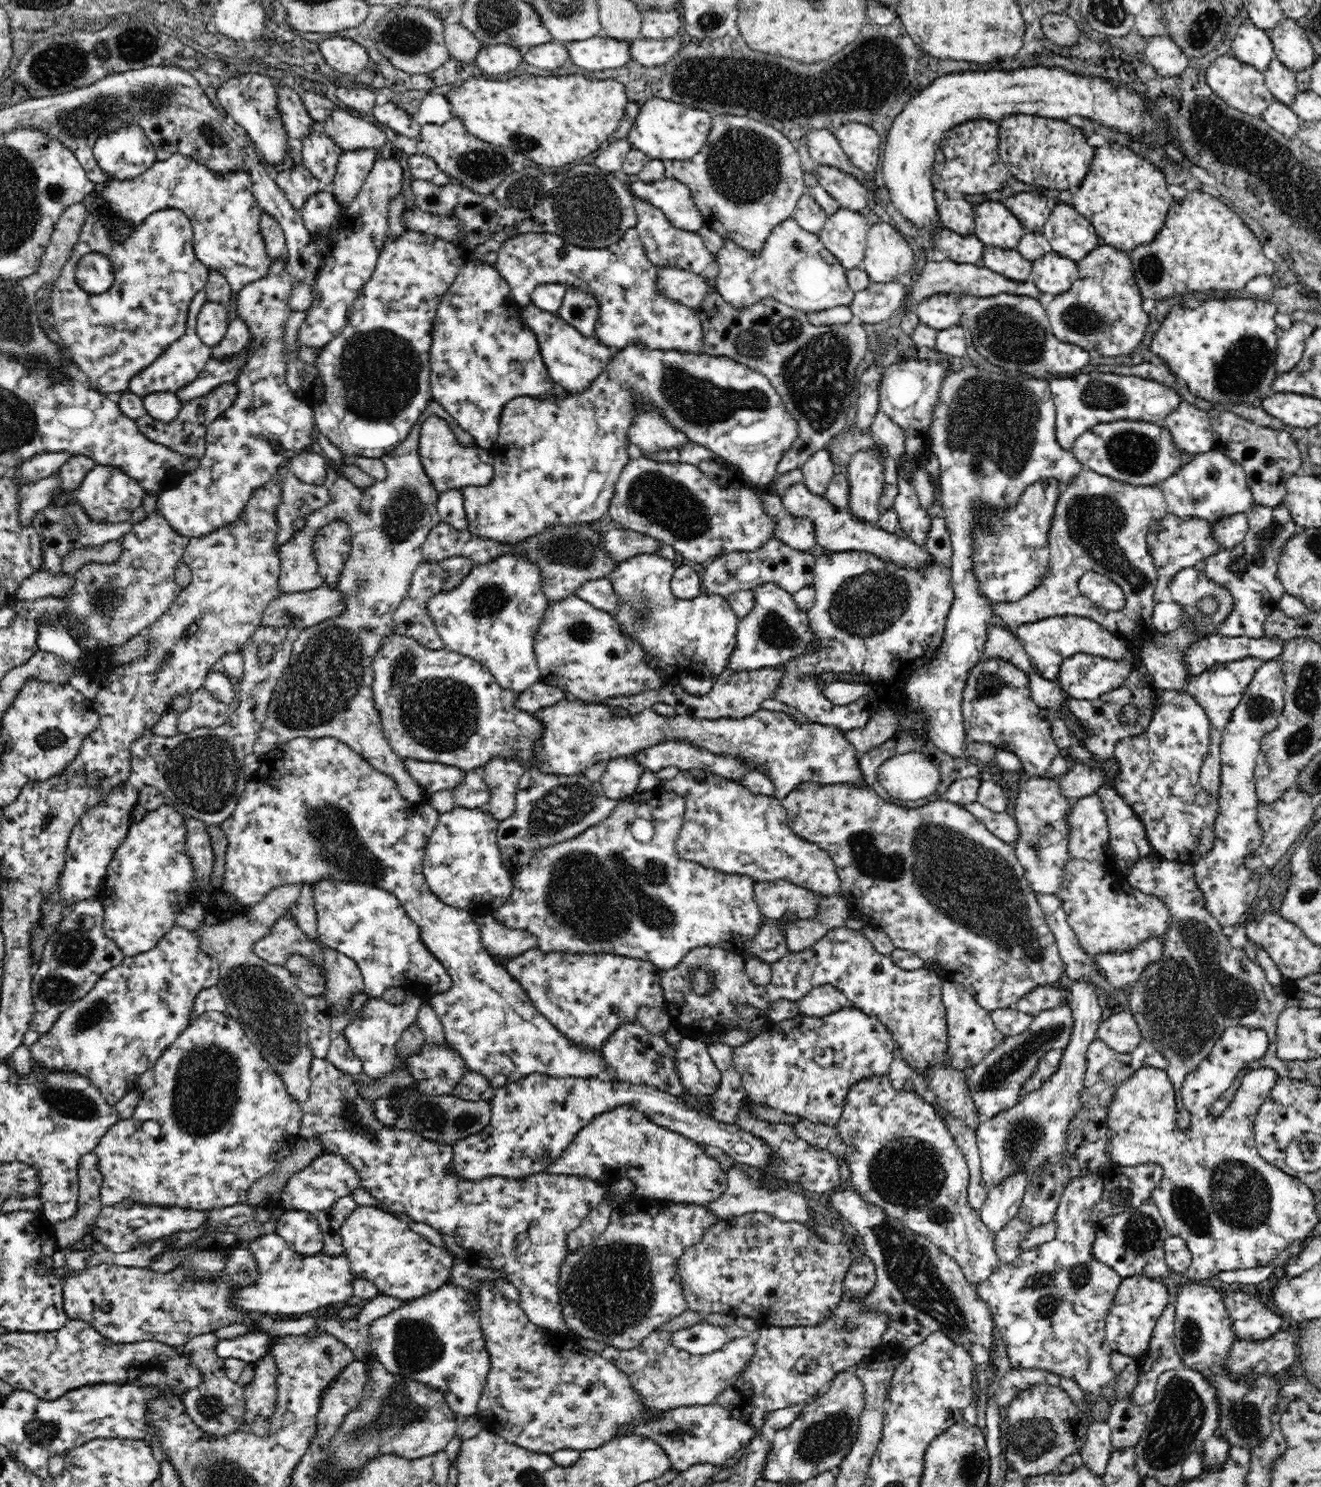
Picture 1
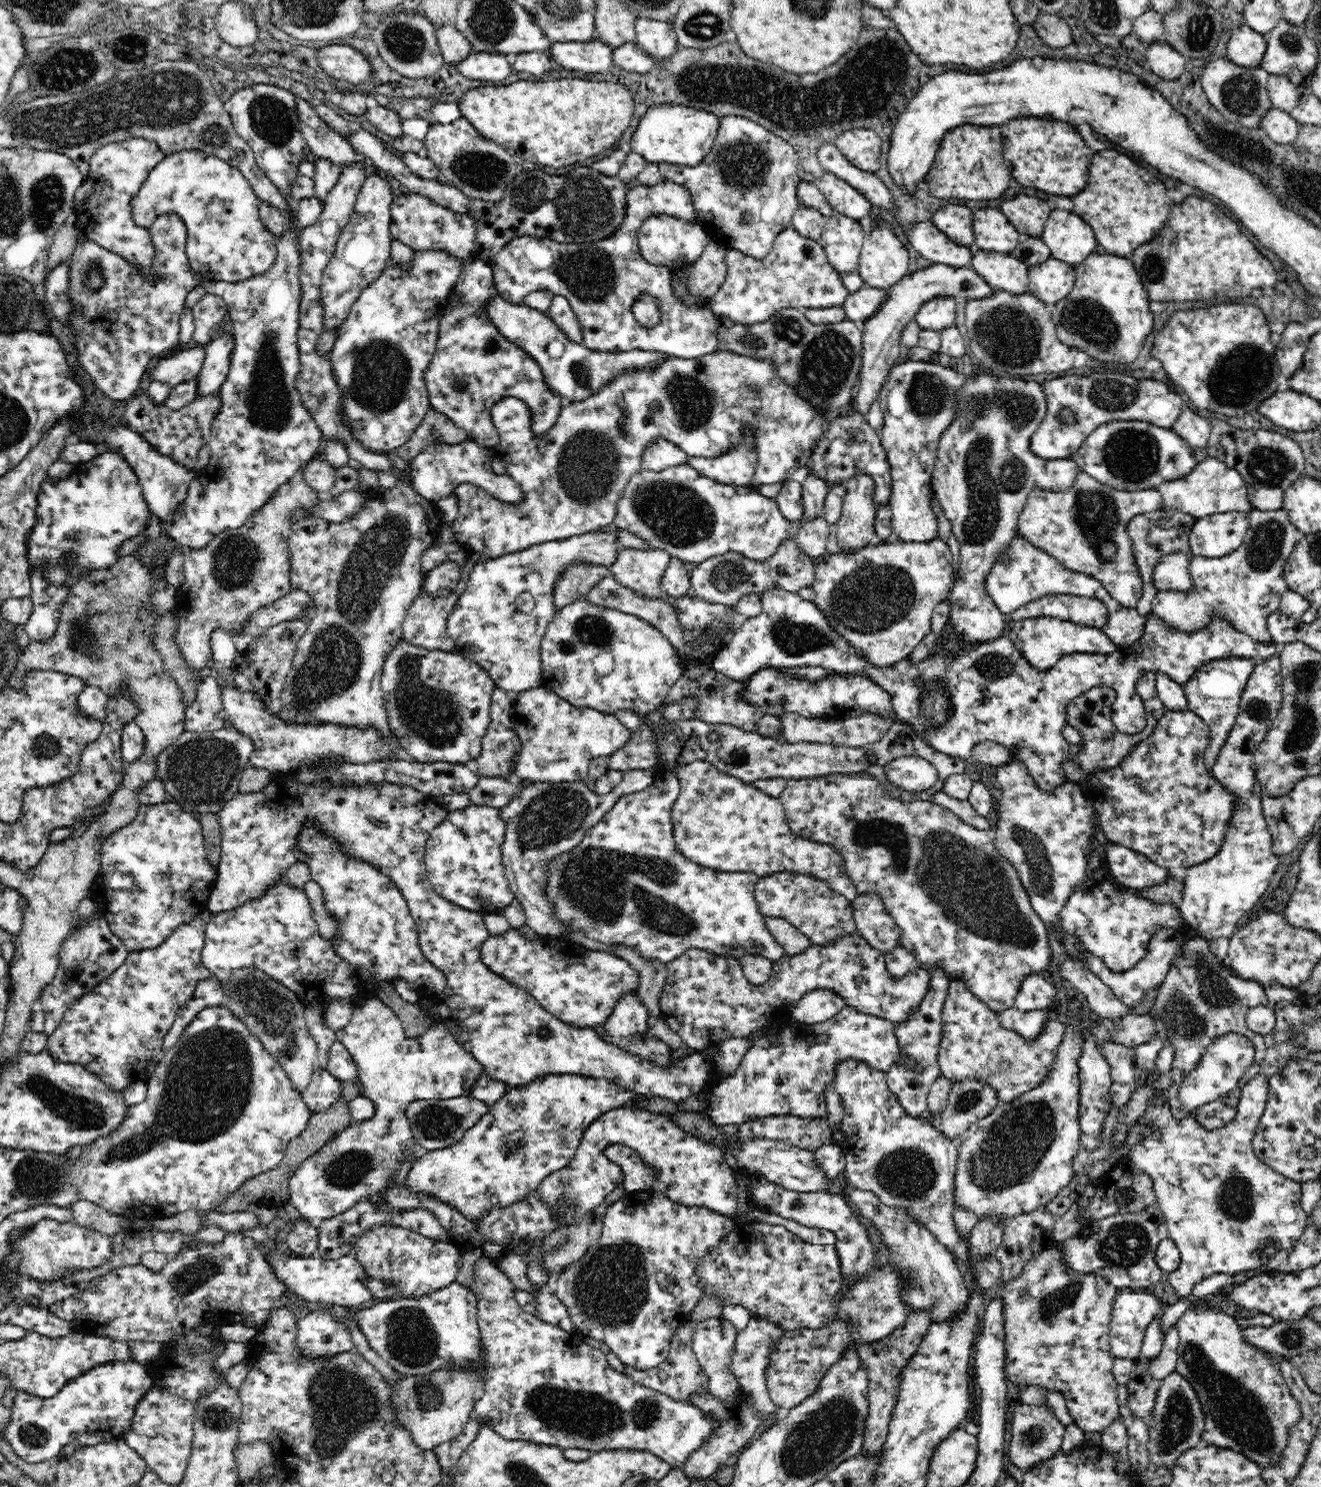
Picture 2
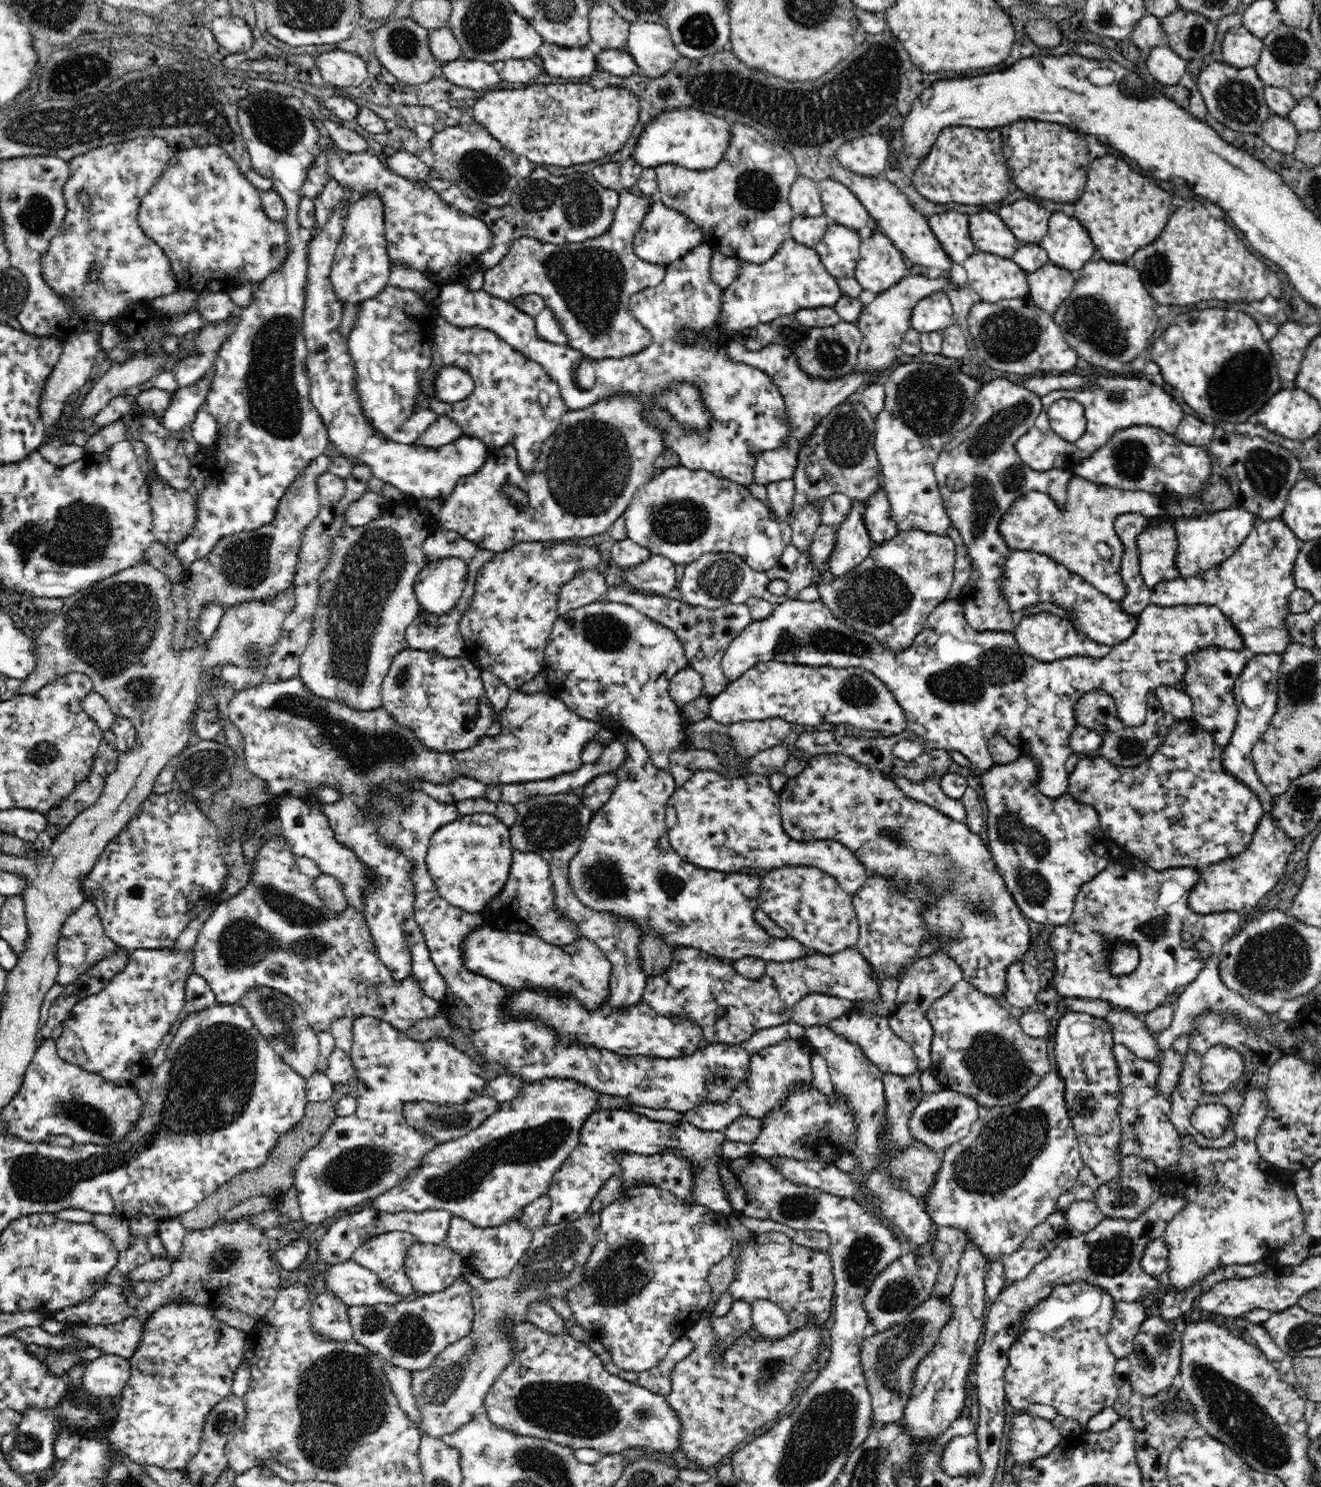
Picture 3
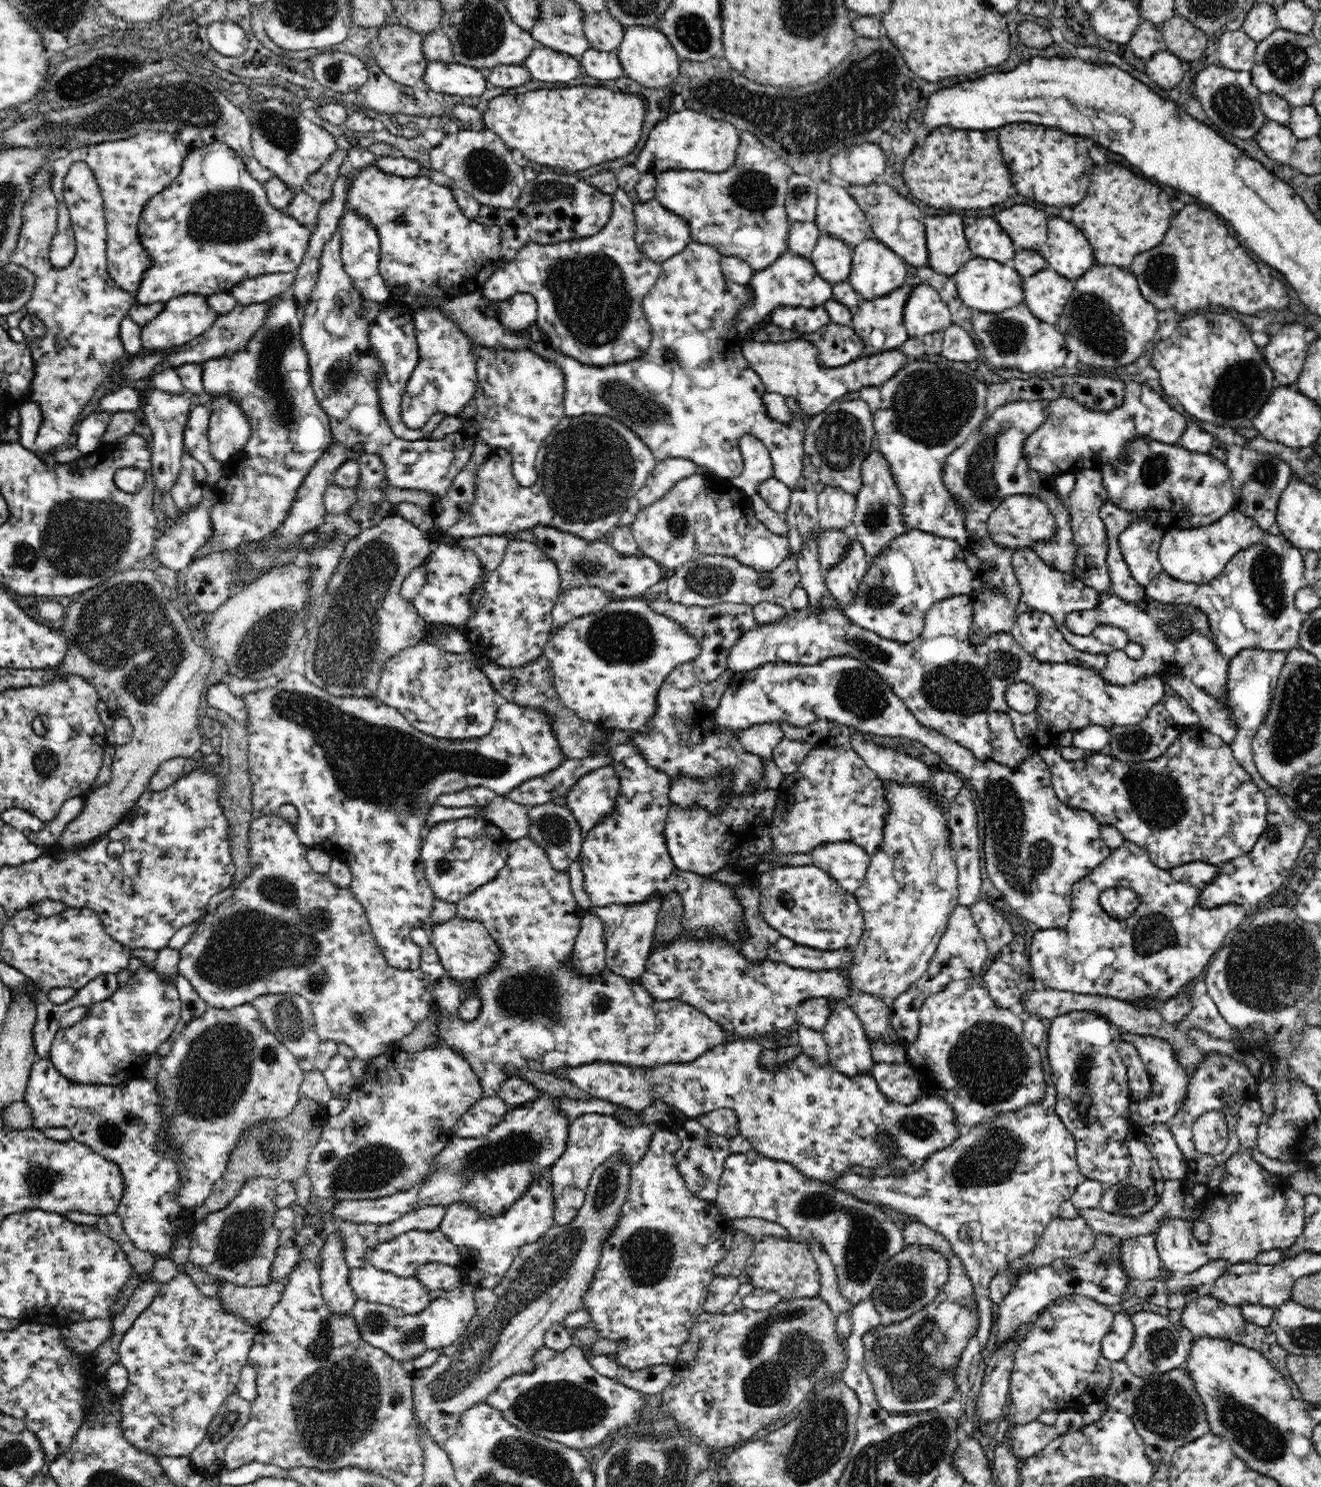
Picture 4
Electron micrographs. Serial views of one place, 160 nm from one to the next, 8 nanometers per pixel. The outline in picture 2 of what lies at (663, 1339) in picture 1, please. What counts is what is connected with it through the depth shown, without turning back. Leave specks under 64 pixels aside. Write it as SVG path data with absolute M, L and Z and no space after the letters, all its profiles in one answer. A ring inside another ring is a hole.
M752 1316L748 1323L746 1328L740 1331L737 1336L731 1369L739 1382L739 1386L751 1396L753 1407L763 1414L764 1422L769 1424L769 1421L777 1419L780 1408L771 1401L767 1392L765 1385L766 1368L771 1357L771 1348L786 1334L786 1330L764 1317ZM688 1320L686 1324L677 1330L676 1336L672 1337L670 1350L666 1360L661 1362L658 1366L648 1370L636 1370L628 1365L624 1365L612 1351L606 1353L605 1358L608 1358L608 1362L610 1362L618 1372L629 1376L638 1384L661 1392L662 1394L666 1394L670 1396L670 1398L673 1398L673 1400L686 1400L686 1398L688 1398L692 1392L696 1392L696 1390L697 1392L702 1393L709 1390L708 1379L706 1378L706 1375L702 1373L700 1363L698 1363L698 1359L695 1357L695 1352L692 1348L693 1335L694 1324Z

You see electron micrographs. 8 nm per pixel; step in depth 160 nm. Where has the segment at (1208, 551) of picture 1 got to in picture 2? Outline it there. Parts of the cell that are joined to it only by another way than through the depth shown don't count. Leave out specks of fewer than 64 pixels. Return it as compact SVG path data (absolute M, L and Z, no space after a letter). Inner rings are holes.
M1162 508L1160 511L1132 516L1128 520L1126 535L1132 540L1138 575L1142 578L1142 597L1136 602L1135 610L1143 617L1152 612L1151 601L1154 600L1158 592L1152 581L1153 571L1157 566L1156 562L1160 560L1160 556L1164 556L1168 552L1174 552L1174 550L1181 550L1190 557L1188 534L1190 534L1190 528L1194 526L1197 519L1194 515L1188 515L1174 509Z

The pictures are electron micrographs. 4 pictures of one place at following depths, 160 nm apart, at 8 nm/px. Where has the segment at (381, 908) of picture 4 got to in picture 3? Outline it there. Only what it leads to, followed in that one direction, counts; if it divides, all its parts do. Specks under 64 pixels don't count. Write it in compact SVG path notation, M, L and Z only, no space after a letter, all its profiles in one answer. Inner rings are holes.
M300 676L237 691L230 700L228 715L244 736L246 768L264 780L264 789L269 800L273 800L274 797L294 797L316 807L328 819L328 827L334 831L332 835L336 837L336 841L354 851L368 870L376 875L376 887L370 888L364 894L364 916L379 957L390 969L395 980L404 980L412 974L411 950L404 934L403 920L413 918L414 914L415 886L411 875L415 864L398 849L388 848L384 844L383 838L376 832L375 825L368 816L371 799L382 795L383 792L402 795L422 791L413 786L414 781L445 785L459 776L470 777L485 785L548 780L564 772L578 770L583 763L581 752L590 741L608 745L619 737L609 728L576 715L559 698L541 692L531 695L516 690L509 694L507 706L495 715L500 732L482 736L478 744L469 749L458 750L456 753L436 753L424 746L422 741L415 737L414 732L398 724L384 706L360 711L328 698L316 697L303 684ZM322 787L336 789L340 800L332 803L322 802L317 795L317 790Z

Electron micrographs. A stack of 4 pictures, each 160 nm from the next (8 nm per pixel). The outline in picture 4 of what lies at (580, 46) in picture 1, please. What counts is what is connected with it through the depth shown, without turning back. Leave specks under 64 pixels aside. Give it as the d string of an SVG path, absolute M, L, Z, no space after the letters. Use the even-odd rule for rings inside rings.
M536 46L526 58L524 66L530 78L540 82L570 82L578 78L581 63L572 56L550 49Z

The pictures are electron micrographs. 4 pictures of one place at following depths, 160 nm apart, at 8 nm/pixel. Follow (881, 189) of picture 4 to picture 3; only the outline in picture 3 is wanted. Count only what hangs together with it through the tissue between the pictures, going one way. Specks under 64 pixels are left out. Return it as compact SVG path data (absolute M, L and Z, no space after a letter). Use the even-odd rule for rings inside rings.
M834 158L832 160L833 179L844 183L856 198L866 207L868 214L881 228L880 232L884 234L897 250L900 250L910 262L926 268L940 268L948 270L952 268L949 255L941 248L933 230L930 229L929 222L913 206L908 197L888 180L876 180L869 176L853 174L852 171L845 170Z

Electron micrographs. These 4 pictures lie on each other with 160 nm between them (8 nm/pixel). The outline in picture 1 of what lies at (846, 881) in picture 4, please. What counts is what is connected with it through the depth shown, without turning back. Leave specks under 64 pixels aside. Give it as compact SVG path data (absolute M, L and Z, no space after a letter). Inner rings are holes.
M678 770L674 778L662 782L666 790L680 794L685 802L685 820L675 840L679 856L694 864L719 870L724 874L744 874L755 882L780 881L785 878L798 886L823 896L840 894L837 866L830 856L812 842L800 838L790 828L786 809L775 795L764 796L750 792L742 783L706 772L699 775L691 770Z

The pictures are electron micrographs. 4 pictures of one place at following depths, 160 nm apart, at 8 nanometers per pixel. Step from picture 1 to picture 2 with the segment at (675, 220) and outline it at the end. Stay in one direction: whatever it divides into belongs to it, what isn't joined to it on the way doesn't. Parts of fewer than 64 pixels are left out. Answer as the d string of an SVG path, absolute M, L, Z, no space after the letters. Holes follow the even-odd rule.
M665 179L654 186L638 186L631 188L626 194L626 214L621 226L609 237L594 243L559 244L546 238L522 236L506 244L494 257L491 264L492 276L496 292L508 302L520 305L523 298L534 291L550 291L553 295L568 299L582 331L582 344L591 351L611 352L623 356L628 351L659 351L670 357L700 358L712 354L719 349L718 319L709 307L690 308L682 303L673 293L670 280L673 271L646 262L637 244L642 223L650 215L668 214L682 218L684 221L696 221L697 214L693 207L690 191L678 183ZM642 294L650 294L660 302L660 322L658 327L642 327L633 315L633 305Z

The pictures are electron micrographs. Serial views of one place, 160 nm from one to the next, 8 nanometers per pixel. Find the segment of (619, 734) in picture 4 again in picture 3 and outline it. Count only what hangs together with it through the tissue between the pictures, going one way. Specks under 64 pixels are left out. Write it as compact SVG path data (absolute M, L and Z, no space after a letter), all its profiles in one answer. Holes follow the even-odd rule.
M690 665L685 666L682 670L678 670L676 674L669 680L668 695L675 703L681 722L685 725L686 731L684 732L683 745L680 749L687 748L687 741L690 739L691 724L686 722L682 716L682 708L688 706L690 702L698 700L697 698L704 695L704 683L702 683L701 674L694 670Z

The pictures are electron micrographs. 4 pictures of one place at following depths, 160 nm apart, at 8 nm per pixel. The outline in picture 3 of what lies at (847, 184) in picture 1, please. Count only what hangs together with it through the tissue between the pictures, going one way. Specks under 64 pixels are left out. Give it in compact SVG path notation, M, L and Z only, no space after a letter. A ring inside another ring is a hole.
M828 178L817 185L824 207L823 214L829 218L830 223L838 223L855 231L868 224L870 215L866 207L844 183Z

